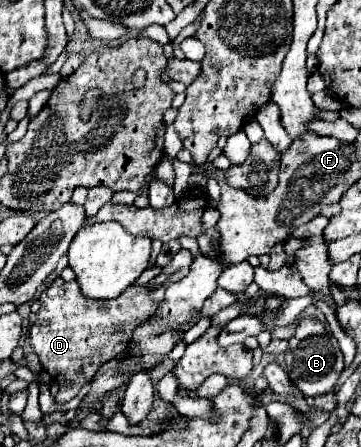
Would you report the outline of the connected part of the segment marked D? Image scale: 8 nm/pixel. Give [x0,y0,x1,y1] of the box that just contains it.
[29,268,189,404]

